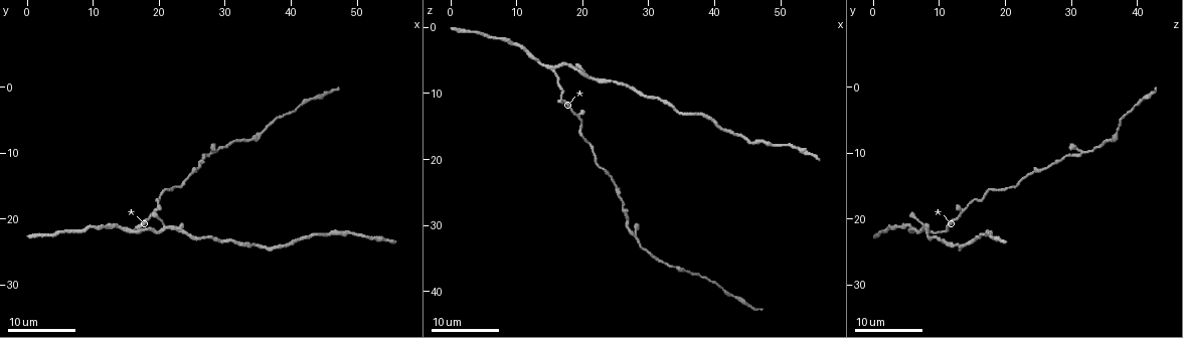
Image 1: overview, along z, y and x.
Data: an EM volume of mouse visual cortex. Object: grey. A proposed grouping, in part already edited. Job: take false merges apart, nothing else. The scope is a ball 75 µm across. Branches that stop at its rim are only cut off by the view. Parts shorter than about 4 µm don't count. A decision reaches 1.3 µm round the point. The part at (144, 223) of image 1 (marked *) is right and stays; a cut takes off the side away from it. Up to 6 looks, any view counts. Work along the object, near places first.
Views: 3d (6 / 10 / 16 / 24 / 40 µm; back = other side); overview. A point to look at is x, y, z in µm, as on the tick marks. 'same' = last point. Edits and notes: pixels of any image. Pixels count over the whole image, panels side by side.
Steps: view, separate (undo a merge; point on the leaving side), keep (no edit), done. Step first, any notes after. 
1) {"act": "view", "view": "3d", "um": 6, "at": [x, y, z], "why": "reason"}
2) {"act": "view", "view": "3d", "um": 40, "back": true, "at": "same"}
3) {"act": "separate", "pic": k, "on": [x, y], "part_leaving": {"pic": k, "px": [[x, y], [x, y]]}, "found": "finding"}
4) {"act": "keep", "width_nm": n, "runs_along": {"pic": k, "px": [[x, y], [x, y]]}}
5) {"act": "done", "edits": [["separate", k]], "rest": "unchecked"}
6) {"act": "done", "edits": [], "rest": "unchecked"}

{"act": "view", "view": "3d", "um": 24, "at": [15.5, 21.5, 5.5], "why": "a fork"}

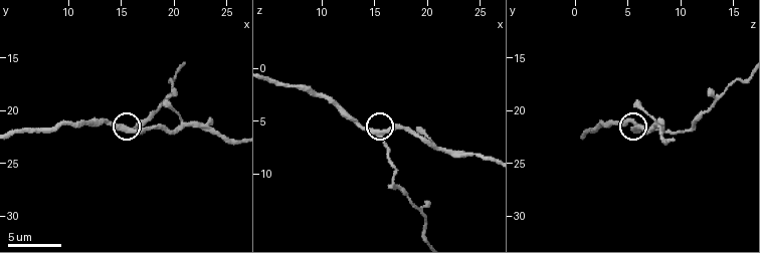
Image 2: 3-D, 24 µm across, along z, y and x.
{"act": "view", "view": "3d", "um": 6, "at": [15.8, 22.0, 6.0]}

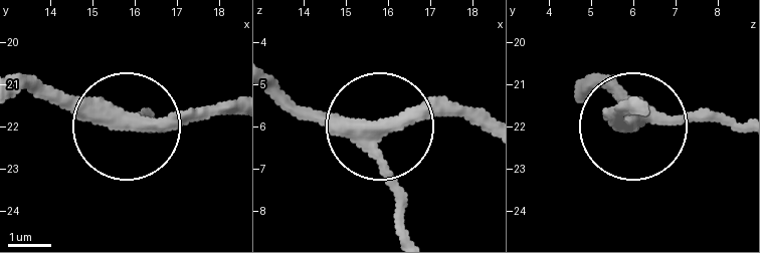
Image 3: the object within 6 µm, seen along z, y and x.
{"act": "keep", "width_nm": 330, "runs_along": {"pic": 3, "px": [[406, 229], [374, 124], [283, 110]]}, "found": "continuous, no second neuron"}

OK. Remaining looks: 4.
{"act": "view", "view": "3d", "um": 16, "at": [35.5, 7.0, 36.5], "why": "sudden change in width"}

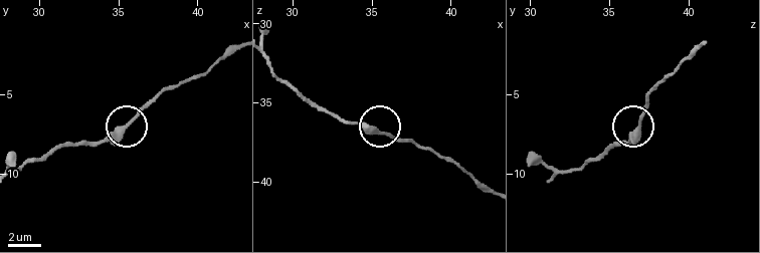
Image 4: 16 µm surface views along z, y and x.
{"act": "view", "view": "3d", "um": 10, "at": [35.5, 6.8, 36.9]}

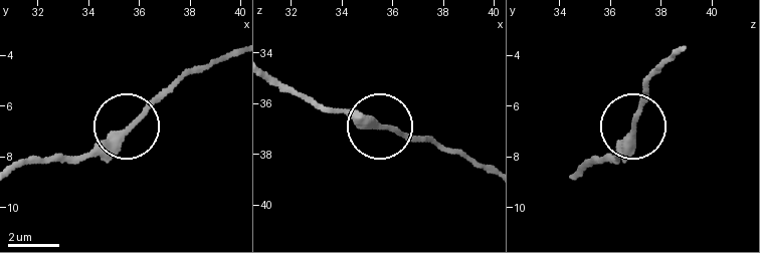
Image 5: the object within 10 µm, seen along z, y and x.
{"act": "keep", "runs_along": {"pic": 5, "px": [[21, 164], [73, 162], [100, 153], [181, 72]]}, "found": "one neuron here"}

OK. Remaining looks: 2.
{"act": "view", "view": "3d", "um": 24, "at": [28.0, 10.0, 32.0], "why": "side arm on a straight run"}

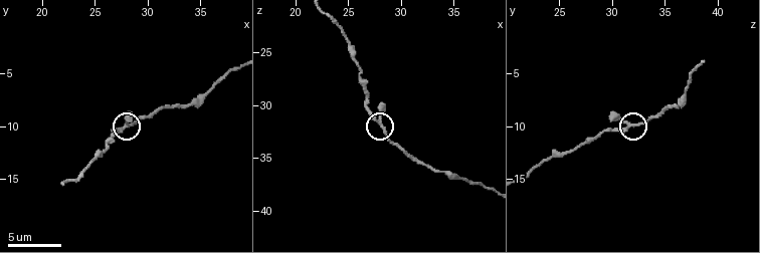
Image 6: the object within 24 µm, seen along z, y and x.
{"act": "view", "view": "3d", "um": 10, "at": [28.2, 9.8, 32.0]}

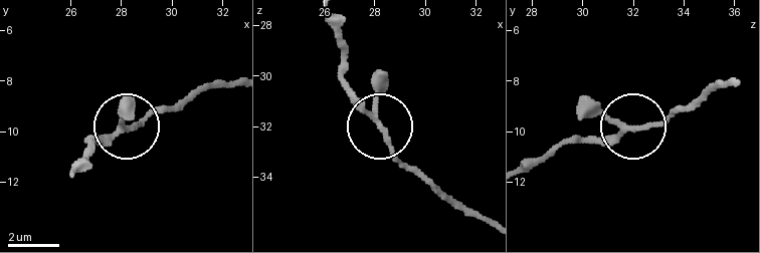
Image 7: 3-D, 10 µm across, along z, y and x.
{"act": "keep", "arms": 3, "runs_along": {"pic": 7, "px": [[328, 16], [345, 87], [425, 182]]}, "found": "one neuron here"}

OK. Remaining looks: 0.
{"act": "done", "edits": [], "rest": "unchecked"}

